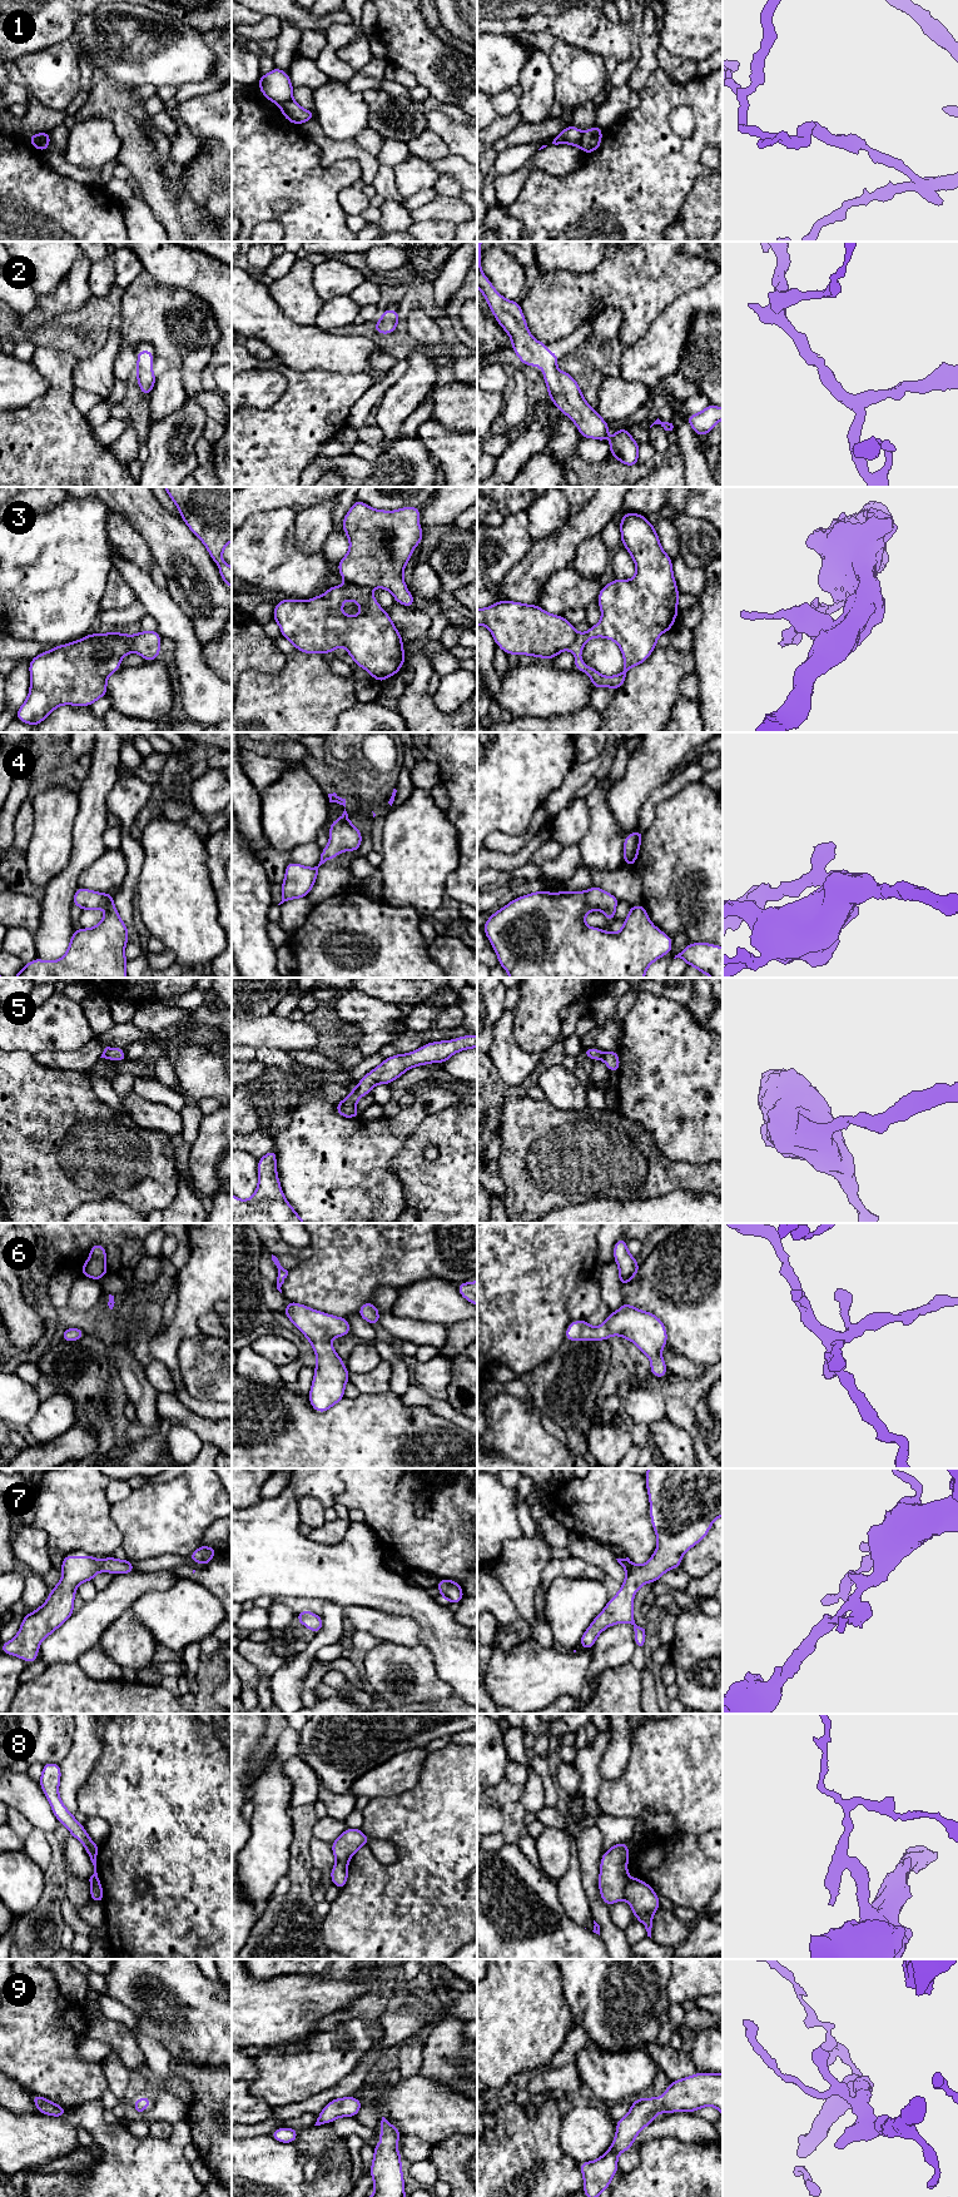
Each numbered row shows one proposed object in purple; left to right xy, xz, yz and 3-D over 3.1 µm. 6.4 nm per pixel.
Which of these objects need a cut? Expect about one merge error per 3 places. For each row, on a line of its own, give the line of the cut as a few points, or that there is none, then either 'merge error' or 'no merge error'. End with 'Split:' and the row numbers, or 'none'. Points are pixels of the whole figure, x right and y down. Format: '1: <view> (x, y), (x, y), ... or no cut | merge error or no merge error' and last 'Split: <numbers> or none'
1: xy (41, 133), (38, 148) | merge error
2: no cut | no merge error
3: no cut | no merge error
4: no cut | no merge error
5: no cut | no merge error
6: no cut | no merge error
7: no cut | no merge error
8: yz (630, 1878), (625, 1887), (624, 1898) | merge error
9: no cut | no merge error
Split: 1, 8

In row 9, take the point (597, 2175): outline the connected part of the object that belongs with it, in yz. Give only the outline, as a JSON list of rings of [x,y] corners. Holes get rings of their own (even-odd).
[[[695,2073],[672,2081],[659,2099],[654,2097],[632,2101],[626,2116],[616,2121],[616,2134],[611,2147],[597,2159],[579,2163],[584,2176],[586,2197],[600,2197],[611,2186],[619,2171],[617,2156],[629,2151],[640,2131],[655,2121],[662,2112],[695,2112],[713,2106],[723,2116],[723,2073]]]

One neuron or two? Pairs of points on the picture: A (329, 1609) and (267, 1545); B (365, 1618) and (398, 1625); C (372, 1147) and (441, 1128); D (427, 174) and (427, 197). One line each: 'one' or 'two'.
A: two
B: one
C: two
D: two

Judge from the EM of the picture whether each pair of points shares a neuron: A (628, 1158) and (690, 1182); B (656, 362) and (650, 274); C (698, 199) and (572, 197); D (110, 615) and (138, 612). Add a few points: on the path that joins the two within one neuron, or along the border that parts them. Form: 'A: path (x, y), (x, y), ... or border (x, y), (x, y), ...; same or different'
A: path (643, 1172), (651, 1176), (675, 1176); same
B: border (675, 299), (635, 342); different
C: border (701, 174), (684, 200), (676, 220); different
D: path (117, 615), (132, 614); same

